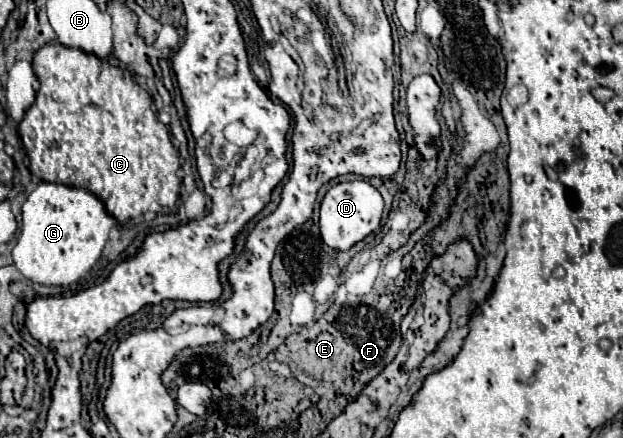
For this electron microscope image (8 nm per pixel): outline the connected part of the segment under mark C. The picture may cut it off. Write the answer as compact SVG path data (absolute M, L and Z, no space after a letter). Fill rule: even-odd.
M47 44L43 48L39 48L33 56L33 70L41 82L41 88L37 92L37 98L33 102L33 106L25 112L25 118L19 124L19 136L23 142L23 148L29 156L29 170L33 176L37 176L43 182L53 182L53 184L65 184L65 186L75 186L75 188L83 188L89 190L91 194L95 194L107 208L107 212L121 224L129 224L133 222L133 218L141 218L145 212L151 214L177 214L177 200L179 200L179 188L181 188L181 180L177 176L179 170L179 160L177 160L177 150L171 144L169 138L169 128L165 124L161 124L155 116L155 112L151 110L151 96L147 90L143 90L141 86L137 86L137 82L131 76L125 76L121 68L117 66L109 66L107 60L93 56L93 54L85 54L81 50L73 50L61 44Z

